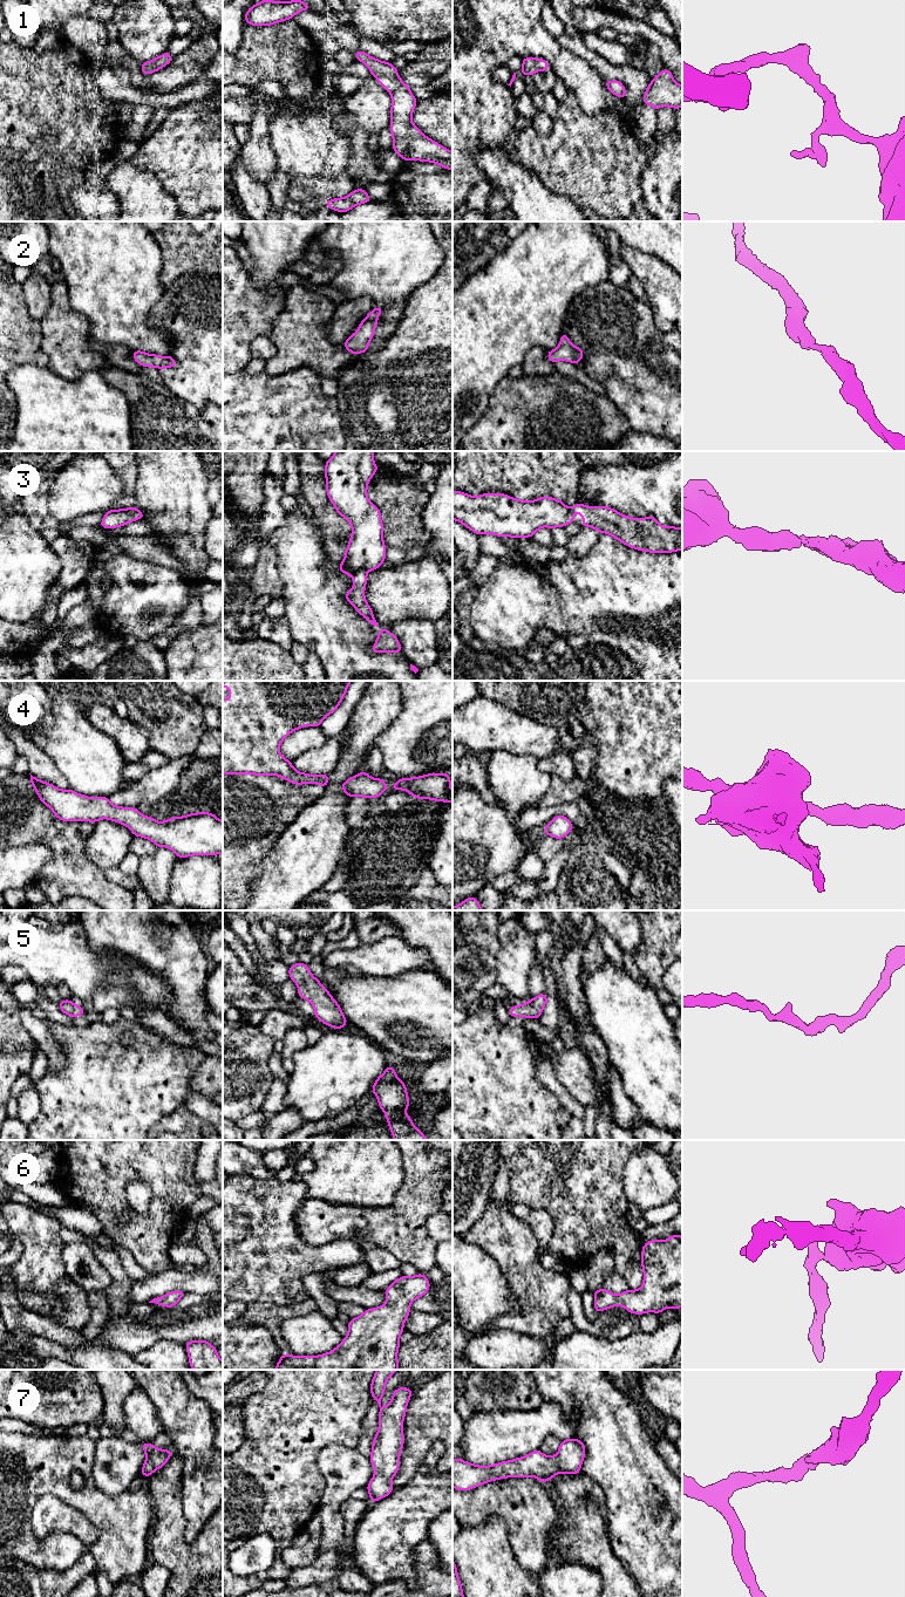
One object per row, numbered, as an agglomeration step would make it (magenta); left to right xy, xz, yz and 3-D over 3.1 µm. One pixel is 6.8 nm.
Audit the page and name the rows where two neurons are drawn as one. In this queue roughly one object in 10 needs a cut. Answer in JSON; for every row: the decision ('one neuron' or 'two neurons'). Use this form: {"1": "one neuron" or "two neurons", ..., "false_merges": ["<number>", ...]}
{"1": "one neuron", "2": "one neuron", "3": "one neuron", "4": "one neuron", "5": "one neuron", "6": "one neuron", "7": "one neuron", "false_merges": []}

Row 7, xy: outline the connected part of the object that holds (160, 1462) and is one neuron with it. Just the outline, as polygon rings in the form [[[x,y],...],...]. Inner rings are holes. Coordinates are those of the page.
[[[143,1442],[142,1448],[147,1455],[141,1474],[149,1477],[155,1470],[162,1468],[171,1458],[172,1451],[159,1449],[150,1442]]]

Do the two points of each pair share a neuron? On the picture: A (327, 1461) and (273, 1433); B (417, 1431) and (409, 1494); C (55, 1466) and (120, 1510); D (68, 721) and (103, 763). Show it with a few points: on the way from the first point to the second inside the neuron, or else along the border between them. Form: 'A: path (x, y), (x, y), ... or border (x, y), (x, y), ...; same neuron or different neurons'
A: border (340, 1442), (318, 1454), (325, 1483); different neurons
B: border (427, 1453), (416, 1472), (405, 1483), (394, 1489); different neurons
C: path (62, 1485), (76, 1499), (88, 1499), (101, 1510); same neuron
D: path (72, 731), (93, 752); same neuron

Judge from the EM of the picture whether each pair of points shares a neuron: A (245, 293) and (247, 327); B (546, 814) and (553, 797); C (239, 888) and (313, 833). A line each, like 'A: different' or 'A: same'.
A: same
B: different
C: different

